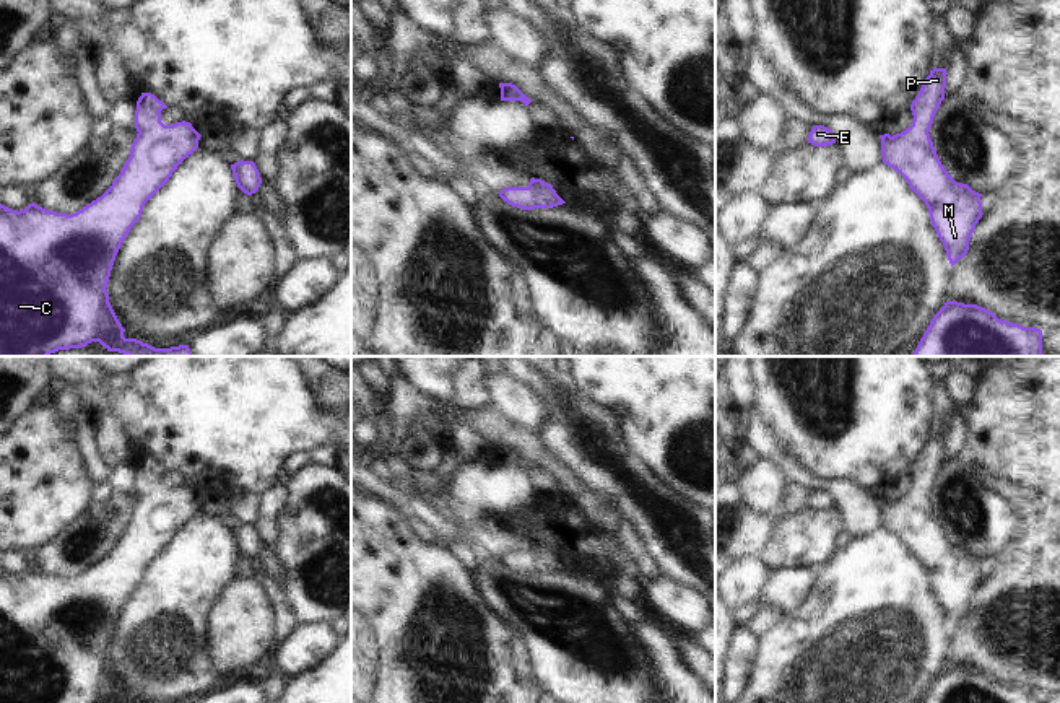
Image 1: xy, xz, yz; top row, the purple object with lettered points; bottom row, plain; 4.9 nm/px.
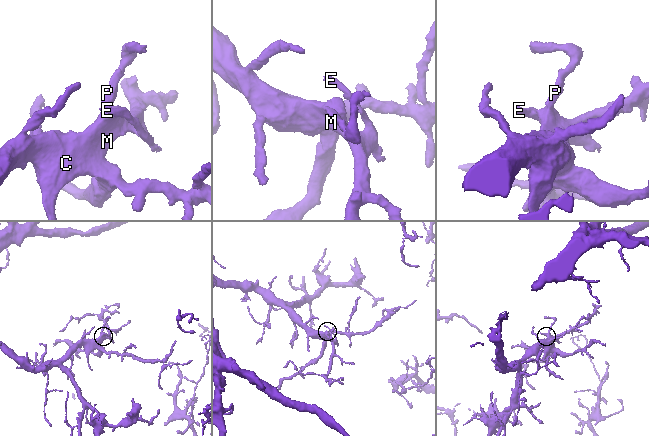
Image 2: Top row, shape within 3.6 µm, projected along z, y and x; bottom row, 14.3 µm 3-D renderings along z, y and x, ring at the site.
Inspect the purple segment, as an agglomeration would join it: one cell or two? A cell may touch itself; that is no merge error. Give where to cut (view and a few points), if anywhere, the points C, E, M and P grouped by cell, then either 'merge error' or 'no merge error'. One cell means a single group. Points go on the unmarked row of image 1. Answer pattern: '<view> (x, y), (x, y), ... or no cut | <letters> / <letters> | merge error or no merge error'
no cut | C E M P | no merge error

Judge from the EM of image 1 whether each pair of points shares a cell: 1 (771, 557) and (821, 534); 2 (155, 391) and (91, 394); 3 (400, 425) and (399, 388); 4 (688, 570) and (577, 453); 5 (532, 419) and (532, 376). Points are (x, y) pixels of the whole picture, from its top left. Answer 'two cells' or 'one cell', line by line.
1: one cell
2: two cells
3: one cell
4: one cell
5: two cells

